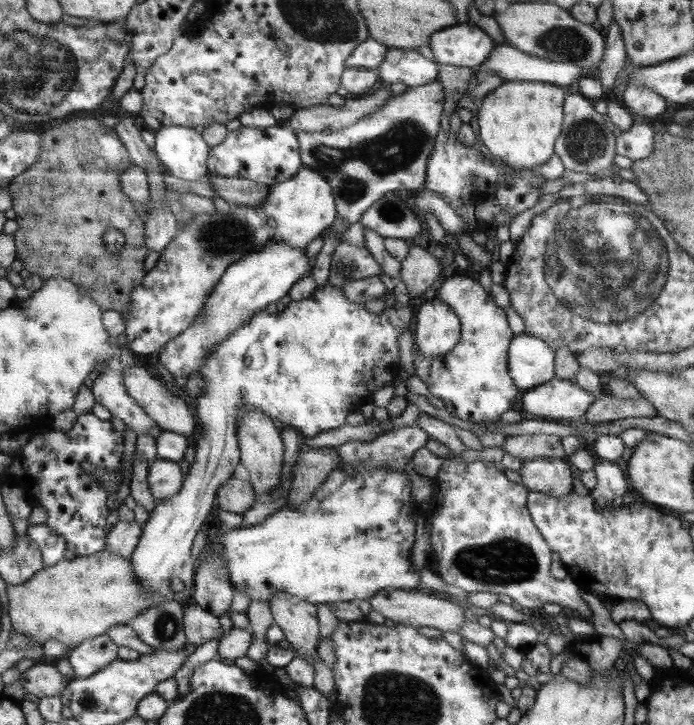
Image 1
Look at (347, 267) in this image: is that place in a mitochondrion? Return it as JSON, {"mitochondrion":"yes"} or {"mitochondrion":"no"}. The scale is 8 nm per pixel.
{"mitochondrion":"yes"}

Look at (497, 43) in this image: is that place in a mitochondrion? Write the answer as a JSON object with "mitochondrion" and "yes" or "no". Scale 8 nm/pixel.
{"mitochondrion":"no"}

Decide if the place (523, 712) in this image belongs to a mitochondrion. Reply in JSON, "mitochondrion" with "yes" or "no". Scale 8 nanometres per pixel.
{"mitochondrion":"no"}

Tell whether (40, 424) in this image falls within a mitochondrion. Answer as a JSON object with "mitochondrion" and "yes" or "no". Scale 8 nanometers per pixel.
{"mitochondrion":"no"}

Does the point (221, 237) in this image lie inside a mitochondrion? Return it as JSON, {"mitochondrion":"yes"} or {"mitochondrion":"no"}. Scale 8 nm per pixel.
{"mitochondrion":"yes"}

